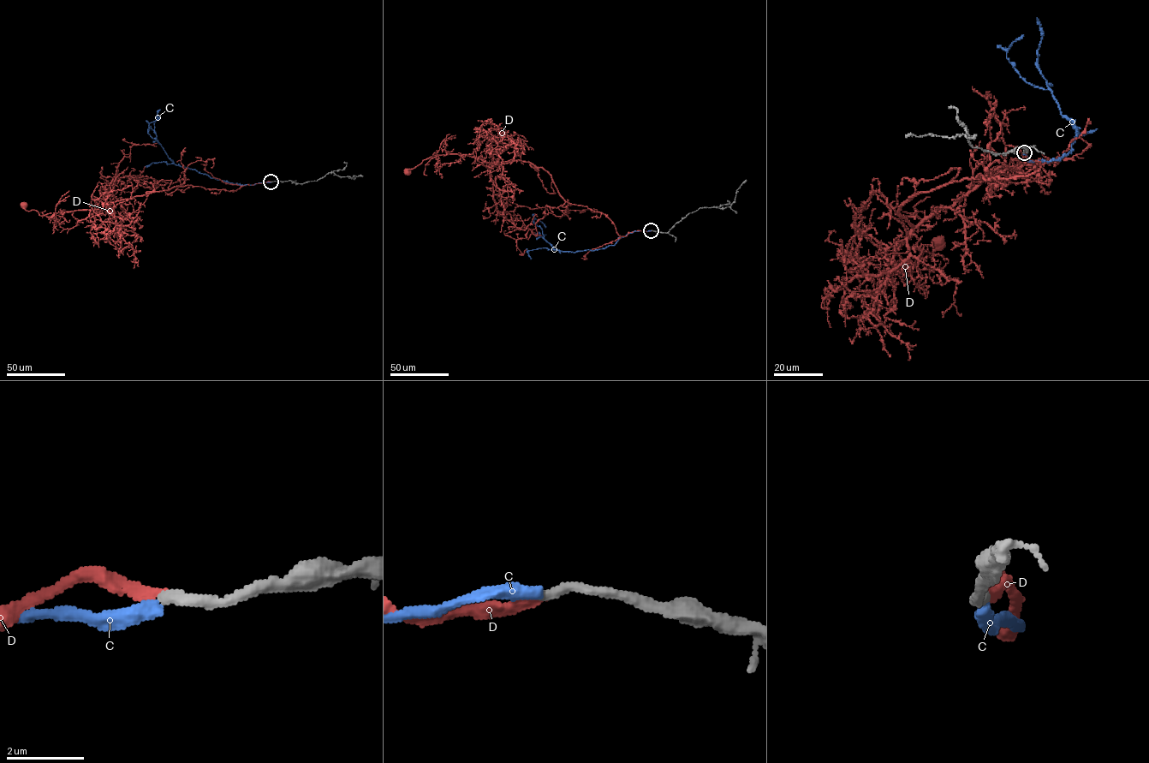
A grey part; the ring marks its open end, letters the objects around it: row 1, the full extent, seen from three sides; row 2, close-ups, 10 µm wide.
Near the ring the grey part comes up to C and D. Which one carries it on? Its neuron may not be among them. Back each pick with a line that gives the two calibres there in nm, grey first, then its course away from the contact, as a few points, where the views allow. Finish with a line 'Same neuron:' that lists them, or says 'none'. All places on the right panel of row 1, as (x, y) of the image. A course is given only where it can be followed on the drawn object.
D: 280/220 nm | via (1025, 152), (1039, 163), (1031, 174), (949, 181), (903, 203), (911, 229), (901, 259), (913, 264), (938, 243)
Same neuron: D

